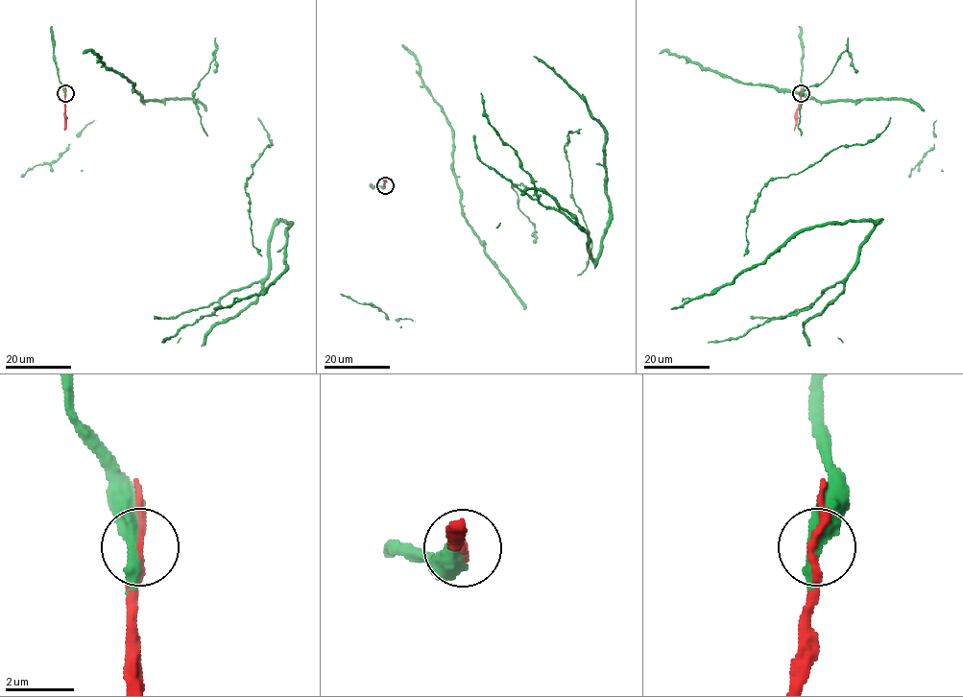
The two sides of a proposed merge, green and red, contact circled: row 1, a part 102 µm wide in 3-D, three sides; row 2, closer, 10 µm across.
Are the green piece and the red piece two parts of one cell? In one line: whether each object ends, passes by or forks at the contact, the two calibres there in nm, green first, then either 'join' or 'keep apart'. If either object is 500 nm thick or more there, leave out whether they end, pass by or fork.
green passes by | red passes by | 420/190 nm | join

